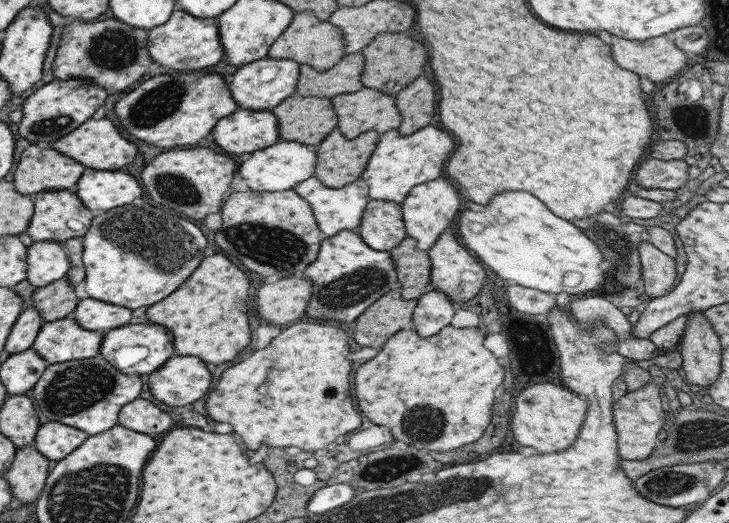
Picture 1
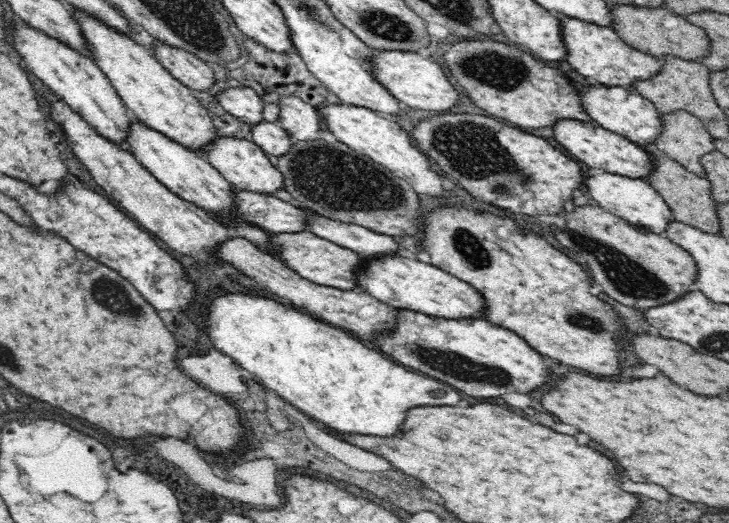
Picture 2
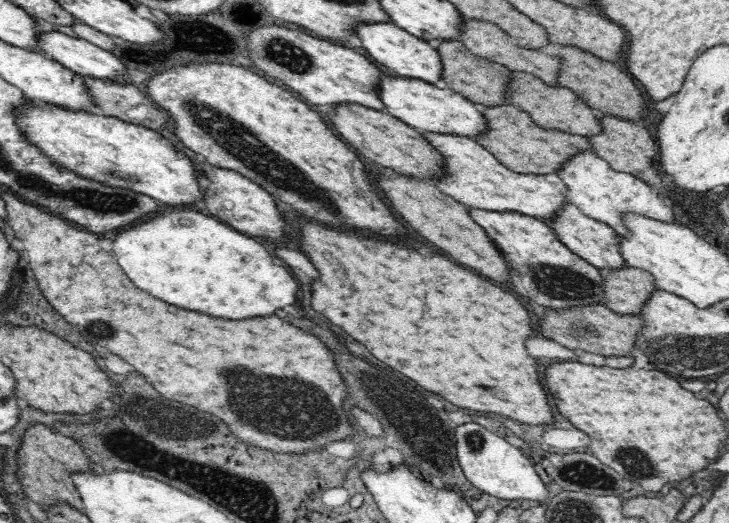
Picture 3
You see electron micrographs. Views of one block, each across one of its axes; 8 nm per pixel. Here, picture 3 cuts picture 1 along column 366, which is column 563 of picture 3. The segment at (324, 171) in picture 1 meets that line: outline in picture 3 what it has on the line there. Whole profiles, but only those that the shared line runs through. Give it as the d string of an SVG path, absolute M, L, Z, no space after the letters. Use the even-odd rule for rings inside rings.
M505 104L494 107L482 106L480 113L485 118L488 129L478 136L470 136L476 143L488 149L495 158L508 169L520 174L550 174L559 170L576 152L590 151L586 137L569 134L556 129L537 126L529 113L516 106Z

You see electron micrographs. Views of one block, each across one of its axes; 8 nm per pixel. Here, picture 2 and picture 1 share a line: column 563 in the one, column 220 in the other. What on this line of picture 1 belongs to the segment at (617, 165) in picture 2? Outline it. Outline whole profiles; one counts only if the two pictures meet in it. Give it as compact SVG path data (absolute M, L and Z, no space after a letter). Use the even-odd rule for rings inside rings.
M239 109L220 118L211 132L213 142L235 159L275 144L278 137L277 117L269 109Z

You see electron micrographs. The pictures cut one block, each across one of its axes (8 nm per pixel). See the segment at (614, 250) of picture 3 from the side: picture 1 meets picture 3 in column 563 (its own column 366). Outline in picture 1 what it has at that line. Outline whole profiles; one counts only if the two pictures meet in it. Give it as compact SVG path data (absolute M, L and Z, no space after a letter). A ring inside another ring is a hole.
M368 200L356 232L373 250L390 251L394 249L406 238L400 203Z

